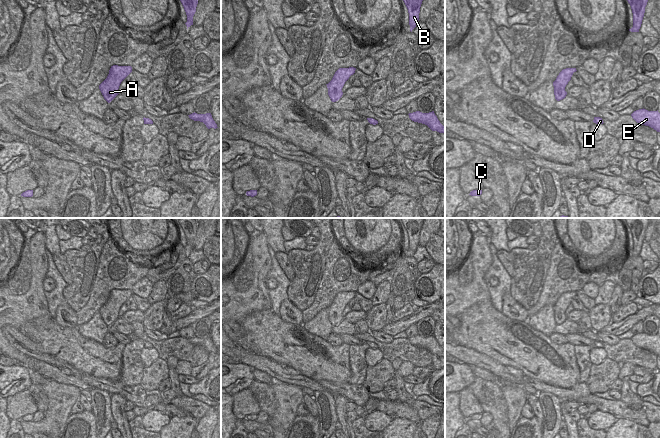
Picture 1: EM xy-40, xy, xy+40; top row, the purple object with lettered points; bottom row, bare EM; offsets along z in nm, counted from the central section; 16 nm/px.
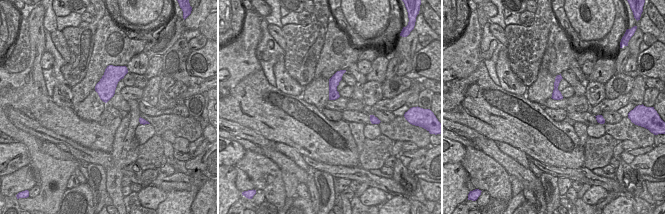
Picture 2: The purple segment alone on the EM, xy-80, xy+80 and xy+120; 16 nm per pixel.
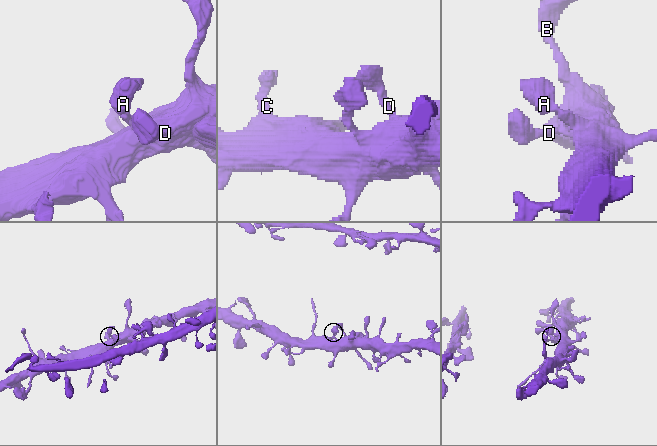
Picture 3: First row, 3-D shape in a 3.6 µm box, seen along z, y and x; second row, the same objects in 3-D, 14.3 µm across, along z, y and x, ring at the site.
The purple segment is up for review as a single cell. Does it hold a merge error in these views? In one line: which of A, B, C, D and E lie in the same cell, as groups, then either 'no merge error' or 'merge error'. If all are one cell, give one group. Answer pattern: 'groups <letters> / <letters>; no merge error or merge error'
groups A B C D E; no merge error

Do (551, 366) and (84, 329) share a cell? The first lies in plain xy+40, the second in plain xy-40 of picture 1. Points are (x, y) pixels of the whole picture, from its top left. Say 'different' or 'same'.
different

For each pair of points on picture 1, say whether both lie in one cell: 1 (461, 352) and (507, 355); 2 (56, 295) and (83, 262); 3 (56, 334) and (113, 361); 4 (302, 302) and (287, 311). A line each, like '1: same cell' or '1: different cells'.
1: different cells
2: different cells
3: same cell
4: different cells

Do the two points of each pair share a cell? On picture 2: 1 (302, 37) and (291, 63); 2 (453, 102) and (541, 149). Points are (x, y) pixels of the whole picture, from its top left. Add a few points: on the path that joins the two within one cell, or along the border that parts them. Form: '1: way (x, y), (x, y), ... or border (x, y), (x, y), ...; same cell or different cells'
1: way (302, 43), (302, 52), (297, 57); same cell
2: way (474, 109), (489, 109), (510, 118), (519, 127); same cell

